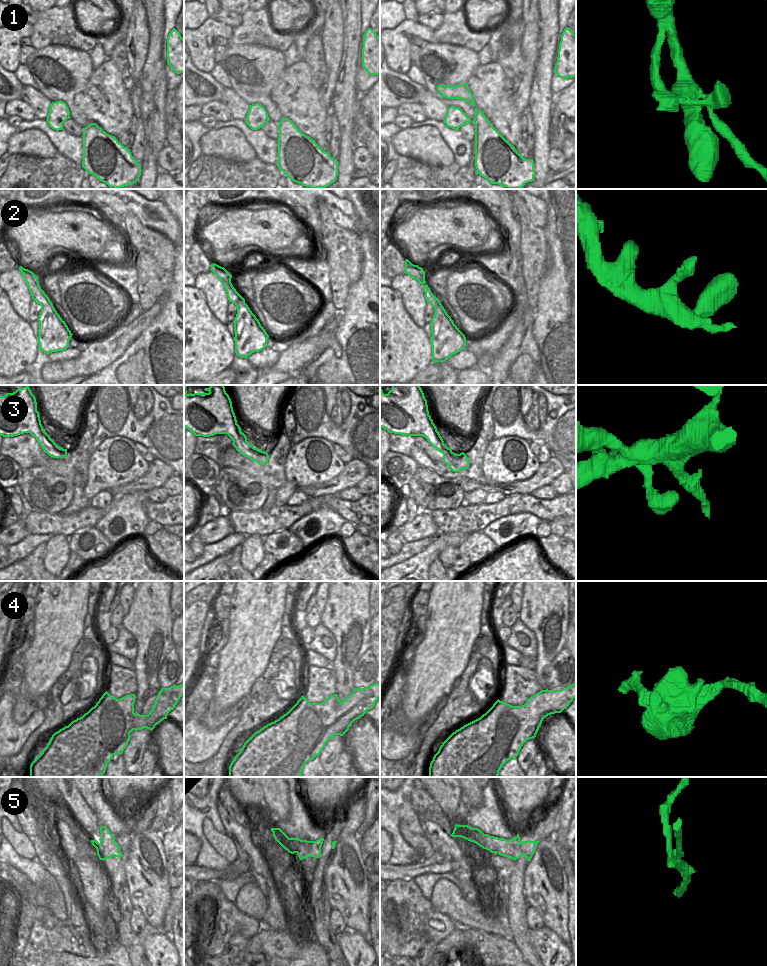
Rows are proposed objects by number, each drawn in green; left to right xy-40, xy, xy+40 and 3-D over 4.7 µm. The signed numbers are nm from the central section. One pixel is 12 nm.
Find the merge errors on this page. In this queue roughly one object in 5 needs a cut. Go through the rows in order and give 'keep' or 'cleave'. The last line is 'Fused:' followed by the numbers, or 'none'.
1: keep
2: keep
3: keep
4: keep
5: cleave
Fused: 5

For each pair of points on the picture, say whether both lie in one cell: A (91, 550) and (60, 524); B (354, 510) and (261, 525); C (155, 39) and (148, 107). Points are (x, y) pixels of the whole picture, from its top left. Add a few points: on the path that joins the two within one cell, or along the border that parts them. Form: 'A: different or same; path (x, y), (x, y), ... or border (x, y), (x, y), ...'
A: different; border (94, 525), (79, 528), (68, 537)
B: same; path (331, 503), (313, 503), (295, 514), (284, 516)
C: same; path (154, 56), (153, 65), (148, 77), (148, 90)

